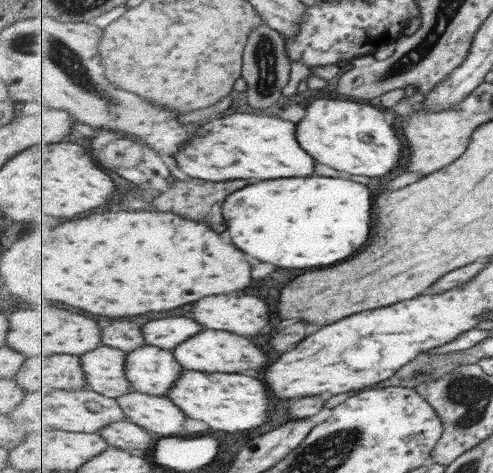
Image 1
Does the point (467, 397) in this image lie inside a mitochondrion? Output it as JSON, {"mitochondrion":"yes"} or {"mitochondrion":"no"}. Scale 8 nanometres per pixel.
{"mitochondrion":"yes"}

